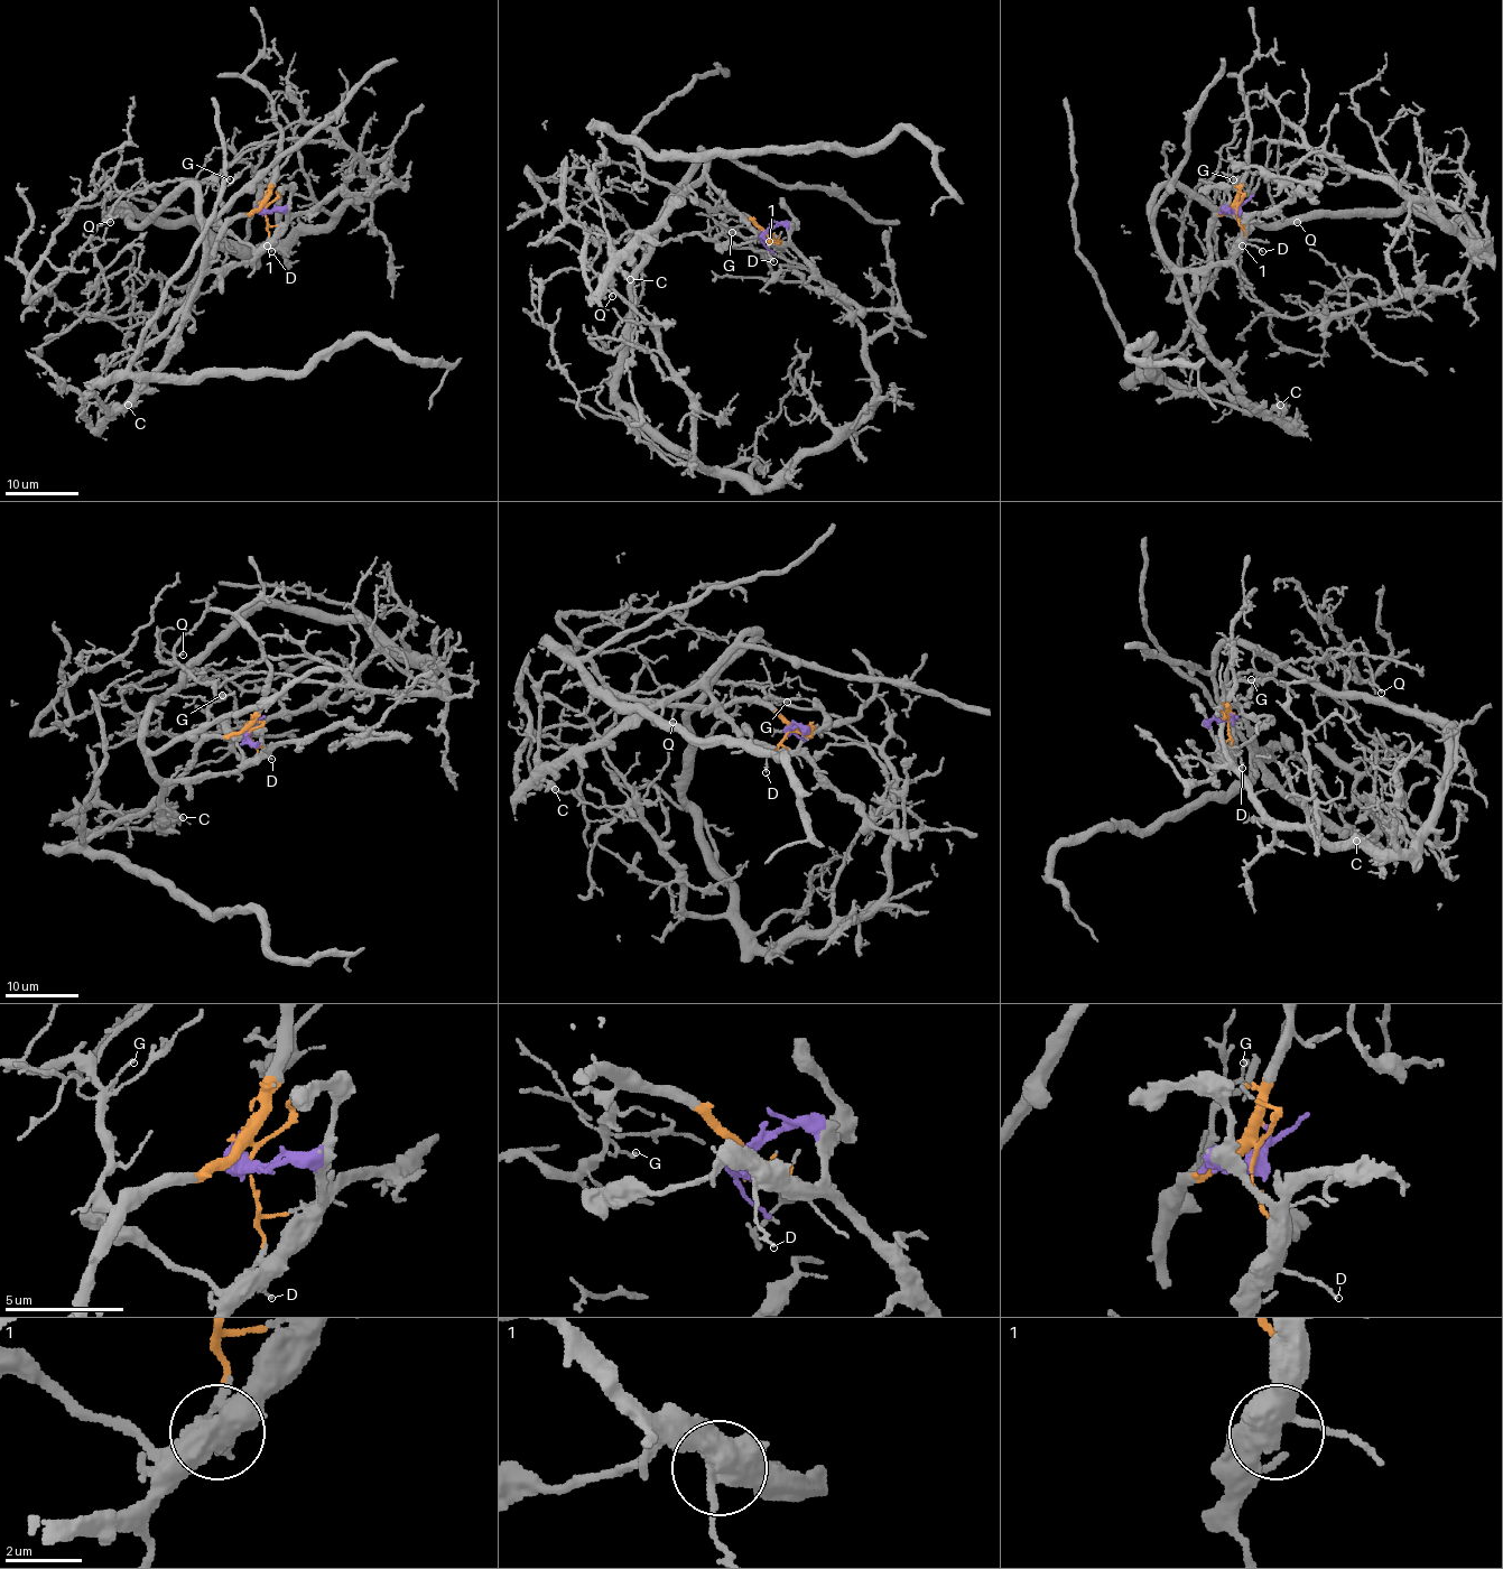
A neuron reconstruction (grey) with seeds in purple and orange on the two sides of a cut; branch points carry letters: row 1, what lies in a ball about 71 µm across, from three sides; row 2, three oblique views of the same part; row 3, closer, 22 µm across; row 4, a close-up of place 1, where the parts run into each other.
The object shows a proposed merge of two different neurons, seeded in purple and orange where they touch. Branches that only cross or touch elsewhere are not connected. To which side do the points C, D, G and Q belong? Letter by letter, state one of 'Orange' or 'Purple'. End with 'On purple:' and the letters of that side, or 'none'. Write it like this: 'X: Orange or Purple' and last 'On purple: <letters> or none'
C: Purple
D: Orange
G: Orange
Q: Orange
On purple: C

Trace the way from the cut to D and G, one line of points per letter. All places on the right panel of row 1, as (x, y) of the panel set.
D: (1236, 210), (1244, 239), (1262, 252)
G: (1236, 210), (1234, 206), (1218, 215), (1215, 223), (1233, 178)

